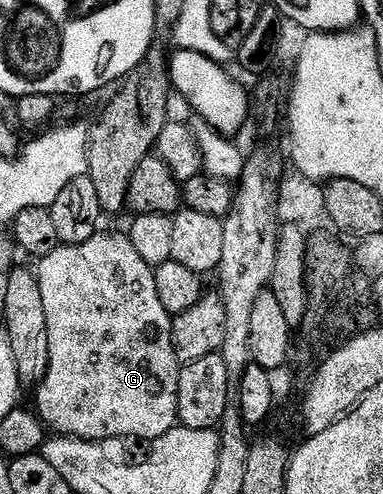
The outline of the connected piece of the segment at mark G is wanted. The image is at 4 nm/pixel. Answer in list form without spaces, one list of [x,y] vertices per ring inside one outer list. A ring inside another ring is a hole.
[[[97,231],[93,237],[86,239],[86,243],[78,243],[77,245],[61,245],[54,251],[50,251],[50,255],[39,258],[38,265],[40,269],[35,270],[38,283],[42,287],[42,307],[46,307],[46,327],[50,335],[50,367],[46,371],[46,375],[41,379],[39,385],[35,386],[34,393],[36,393],[36,405],[34,404],[35,412],[38,414],[41,421],[53,434],[63,435],[66,437],[81,437],[83,441],[105,441],[106,439],[114,439],[115,437],[126,437],[138,441],[153,441],[155,437],[166,435],[166,431],[177,428],[178,418],[176,412],[178,411],[178,379],[180,378],[180,371],[182,362],[176,358],[174,351],[174,343],[172,342],[172,318],[173,314],[166,311],[166,307],[162,307],[162,299],[158,299],[158,287],[156,286],[156,274],[153,266],[146,263],[146,259],[142,259],[142,255],[138,255],[138,251],[134,251],[134,243],[123,232],[121,233],[104,233],[104,231]]]

